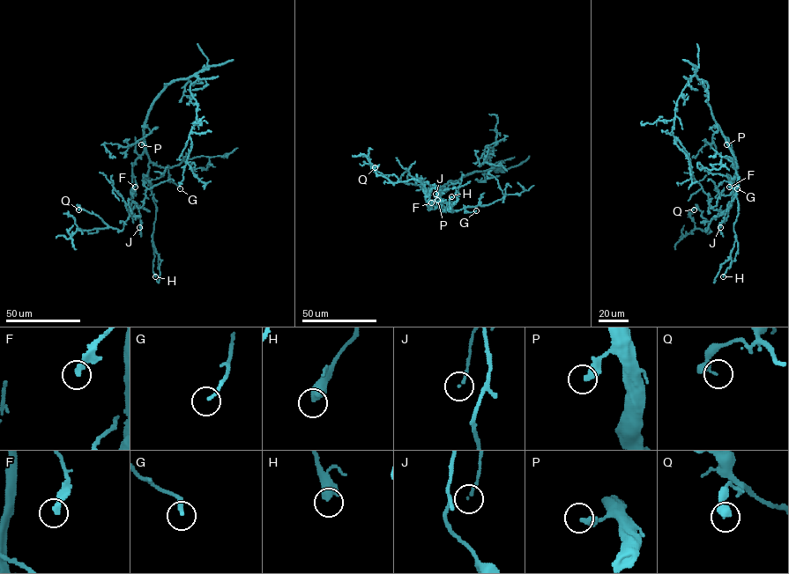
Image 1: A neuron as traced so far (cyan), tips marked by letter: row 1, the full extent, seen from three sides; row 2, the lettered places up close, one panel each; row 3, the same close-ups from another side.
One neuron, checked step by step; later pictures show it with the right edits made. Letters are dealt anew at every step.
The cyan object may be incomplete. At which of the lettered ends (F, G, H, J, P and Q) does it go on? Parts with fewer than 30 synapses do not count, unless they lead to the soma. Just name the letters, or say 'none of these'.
none of these

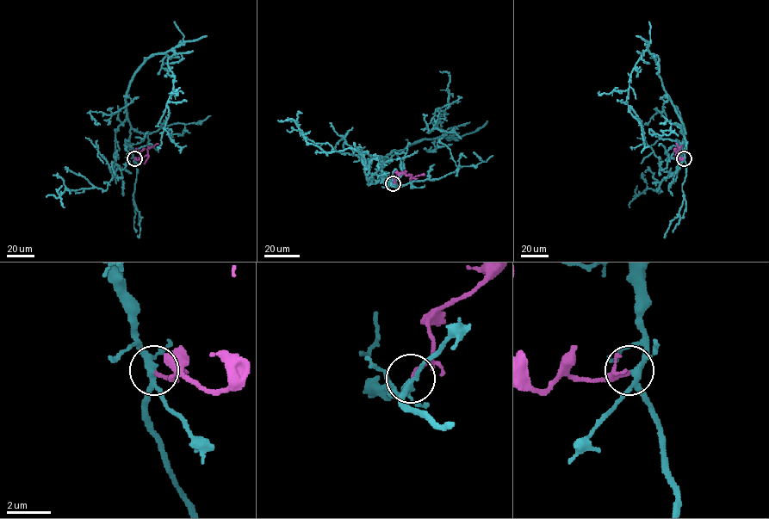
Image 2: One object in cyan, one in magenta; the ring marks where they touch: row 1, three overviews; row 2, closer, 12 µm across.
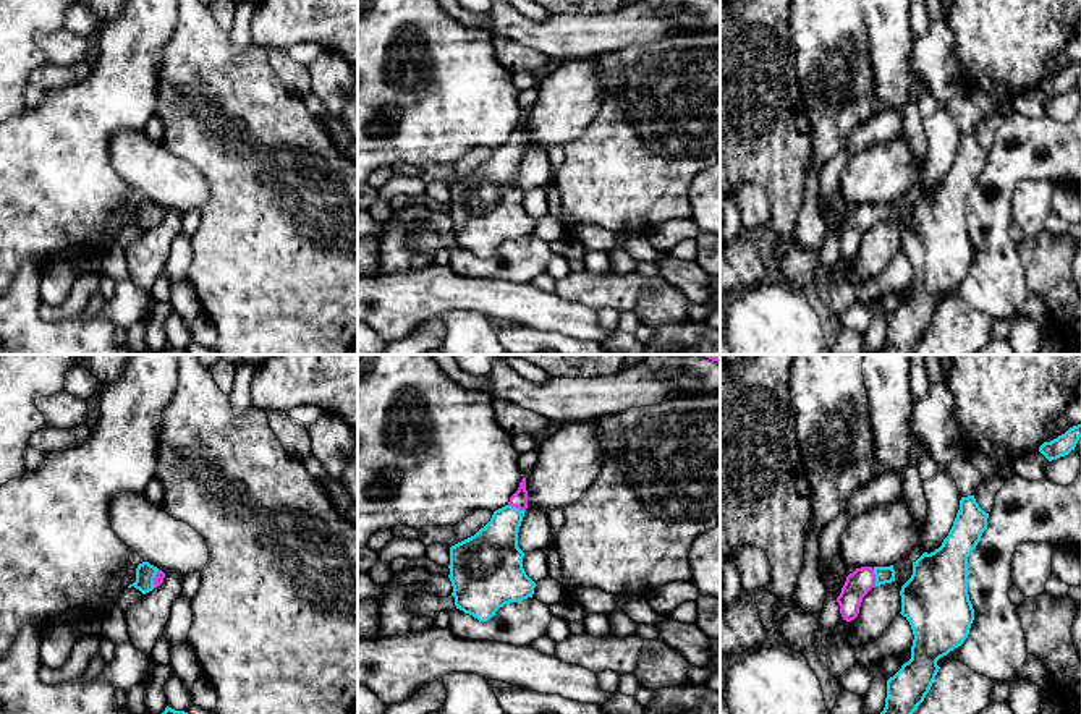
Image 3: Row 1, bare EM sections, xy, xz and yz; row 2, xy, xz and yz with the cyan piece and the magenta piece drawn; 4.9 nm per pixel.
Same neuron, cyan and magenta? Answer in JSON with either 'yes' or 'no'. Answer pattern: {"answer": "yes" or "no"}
{"answer": "yes"}

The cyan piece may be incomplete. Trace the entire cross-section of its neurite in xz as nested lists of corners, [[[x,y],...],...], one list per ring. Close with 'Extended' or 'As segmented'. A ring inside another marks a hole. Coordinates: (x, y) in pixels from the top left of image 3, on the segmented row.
[[[526,478],[510,502],[474,536],[450,547],[450,581],[456,609],[487,622],[510,602],[532,597],[536,583],[523,568],[518,529],[528,508]]]. Extended

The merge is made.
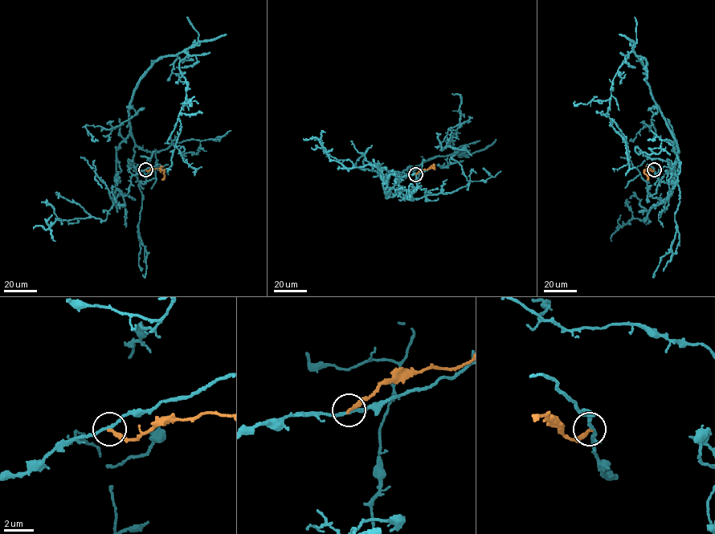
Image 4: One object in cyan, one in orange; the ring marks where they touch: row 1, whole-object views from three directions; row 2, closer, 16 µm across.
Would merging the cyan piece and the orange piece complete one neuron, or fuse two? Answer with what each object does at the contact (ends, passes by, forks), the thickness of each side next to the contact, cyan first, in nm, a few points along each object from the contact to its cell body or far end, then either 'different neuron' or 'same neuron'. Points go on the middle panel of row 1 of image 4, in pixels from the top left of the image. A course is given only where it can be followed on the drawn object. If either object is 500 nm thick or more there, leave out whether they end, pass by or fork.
cyan passes by; orange ends there; 200 nm thick on the cyan side, 260 nm on the other; cyan runs (415, 174), (400, 179), (403, 198), (399, 176), (409, 166), (457, 148), (449, 128), (446, 146), (471, 156); orange runs (415, 173), (434, 165), (434, 168), (431, 168); different neuron

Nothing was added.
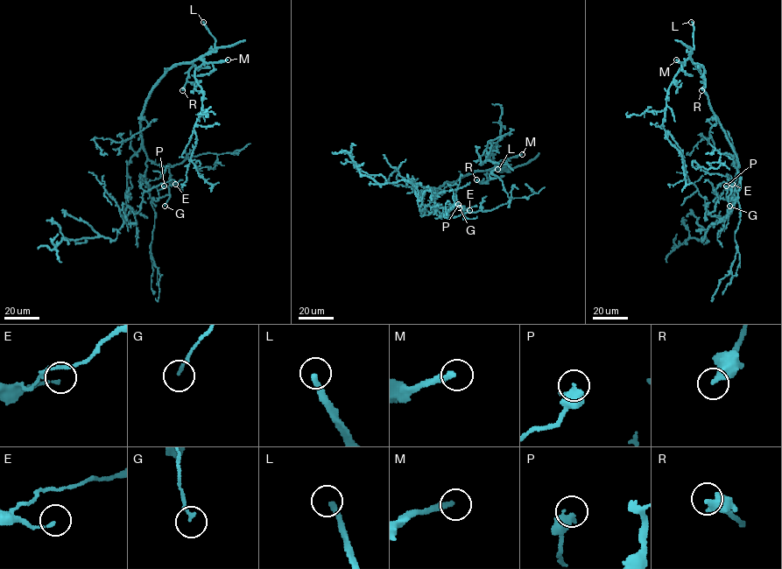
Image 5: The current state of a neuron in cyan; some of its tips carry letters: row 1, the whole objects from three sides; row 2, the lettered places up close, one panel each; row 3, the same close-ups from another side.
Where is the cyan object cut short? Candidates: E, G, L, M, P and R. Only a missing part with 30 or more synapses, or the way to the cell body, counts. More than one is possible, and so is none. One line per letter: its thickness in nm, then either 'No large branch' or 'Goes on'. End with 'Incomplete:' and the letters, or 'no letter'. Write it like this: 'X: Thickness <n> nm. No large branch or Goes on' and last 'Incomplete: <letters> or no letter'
E: Thickness 120 nm. No large branch
G: Thickness 140 nm. No large branch
L: Thickness 240 nm. Goes on
M: Thickness 240 nm. Goes on
P: Thickness 400 nm. No large branch
R: Thickness 400 nm. Goes on
Incomplete: L, M, R

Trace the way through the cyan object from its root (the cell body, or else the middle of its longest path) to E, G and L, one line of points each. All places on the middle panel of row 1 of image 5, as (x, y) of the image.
E: (437, 191), (435, 204), (440, 217), (445, 216), (454, 205), (462, 210), (469, 210)
G: (437, 191), (435, 204), (440, 217), (445, 216), (454, 205), (464, 207), (459, 207)
L: (437, 191), (446, 182), (456, 181), (475, 171), (500, 168), (510, 172), (497, 169)

